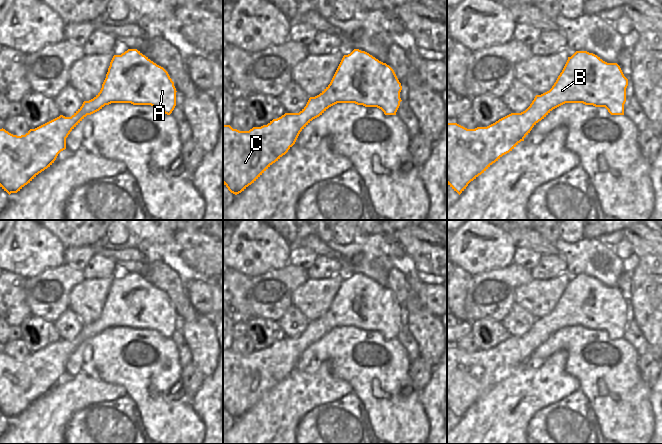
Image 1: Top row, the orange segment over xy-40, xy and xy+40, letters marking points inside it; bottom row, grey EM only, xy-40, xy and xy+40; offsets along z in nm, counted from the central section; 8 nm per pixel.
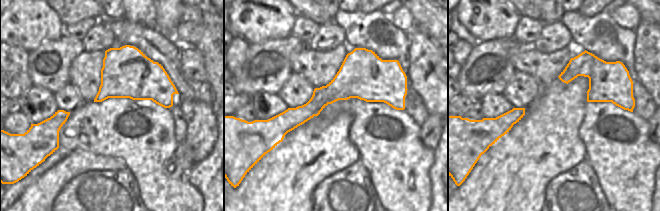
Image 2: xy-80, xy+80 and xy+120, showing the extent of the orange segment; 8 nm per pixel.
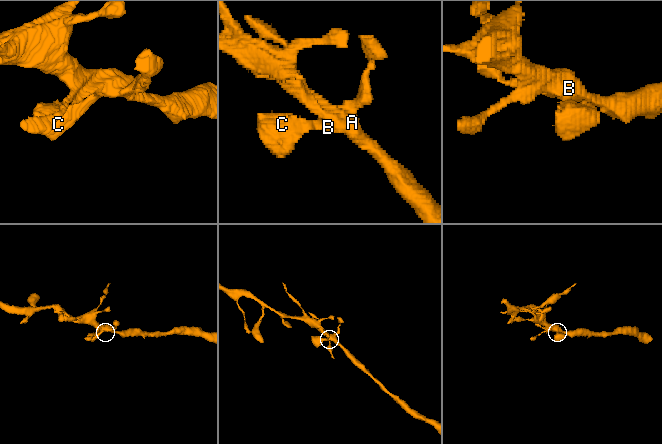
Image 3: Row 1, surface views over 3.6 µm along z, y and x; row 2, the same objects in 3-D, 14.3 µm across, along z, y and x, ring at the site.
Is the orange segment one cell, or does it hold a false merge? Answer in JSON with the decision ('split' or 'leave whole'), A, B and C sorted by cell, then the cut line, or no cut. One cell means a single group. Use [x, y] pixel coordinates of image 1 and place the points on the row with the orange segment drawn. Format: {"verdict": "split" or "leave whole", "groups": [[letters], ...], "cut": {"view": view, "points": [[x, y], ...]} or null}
{"verdict": "leave whole", "groups": [["A", "B", "C"]], "cut": null}

